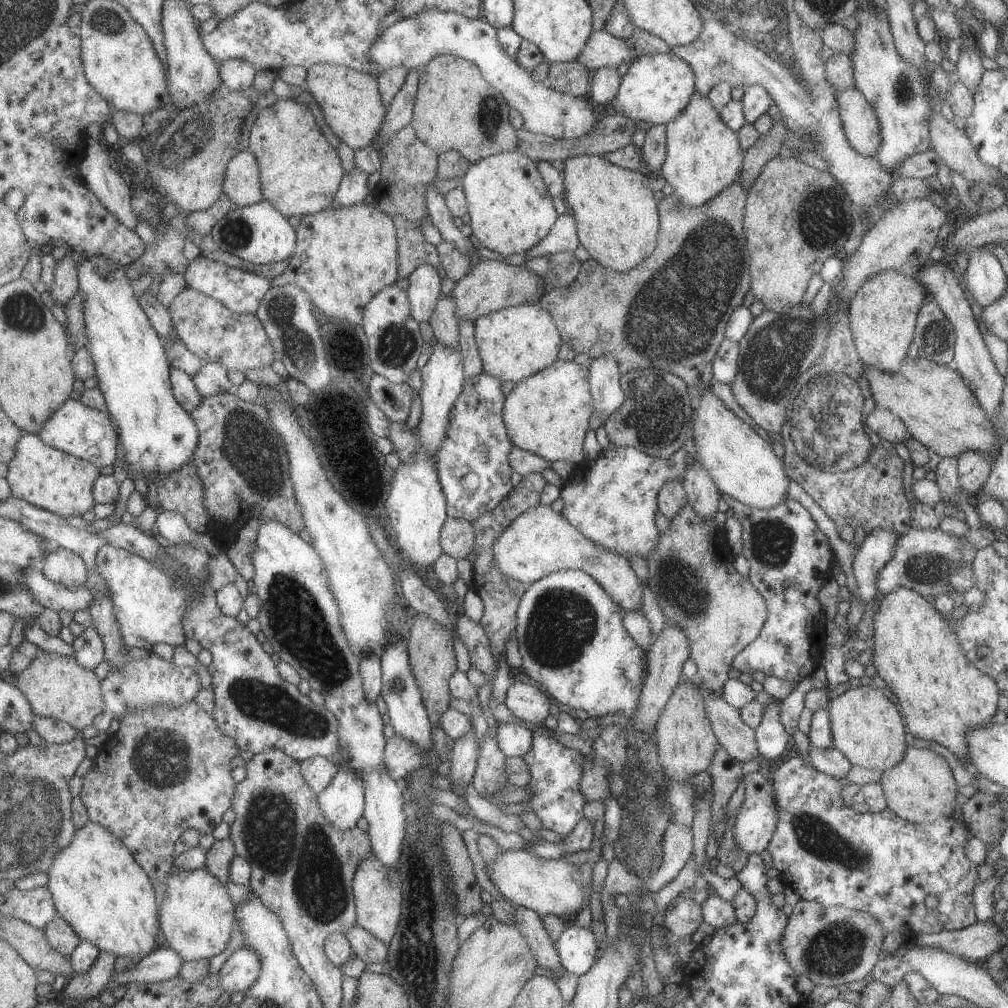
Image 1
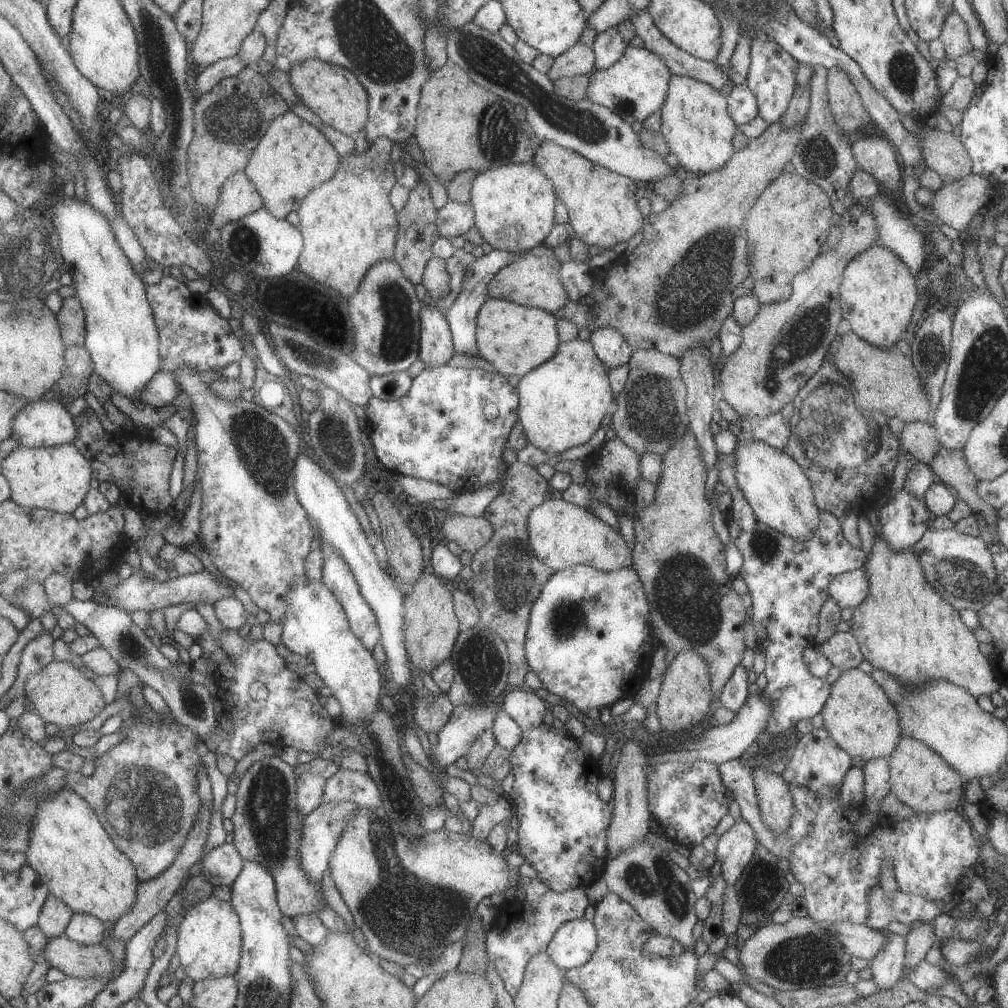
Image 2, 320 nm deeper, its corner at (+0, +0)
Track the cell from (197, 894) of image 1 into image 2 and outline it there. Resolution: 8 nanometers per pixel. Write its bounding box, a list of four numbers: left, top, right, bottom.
[177,896,241,982]

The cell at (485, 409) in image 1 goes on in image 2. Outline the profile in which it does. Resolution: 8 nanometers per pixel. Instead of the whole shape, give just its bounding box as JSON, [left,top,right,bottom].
[364,364,518,495]

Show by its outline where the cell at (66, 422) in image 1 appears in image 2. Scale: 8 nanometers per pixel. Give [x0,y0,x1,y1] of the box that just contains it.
[12,400,80,448]

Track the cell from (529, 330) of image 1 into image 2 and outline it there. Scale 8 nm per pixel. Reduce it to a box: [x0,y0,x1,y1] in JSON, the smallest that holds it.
[476,298,559,377]

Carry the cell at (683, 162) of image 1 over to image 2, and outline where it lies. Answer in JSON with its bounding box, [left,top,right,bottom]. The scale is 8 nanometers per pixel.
[659,75,737,175]

